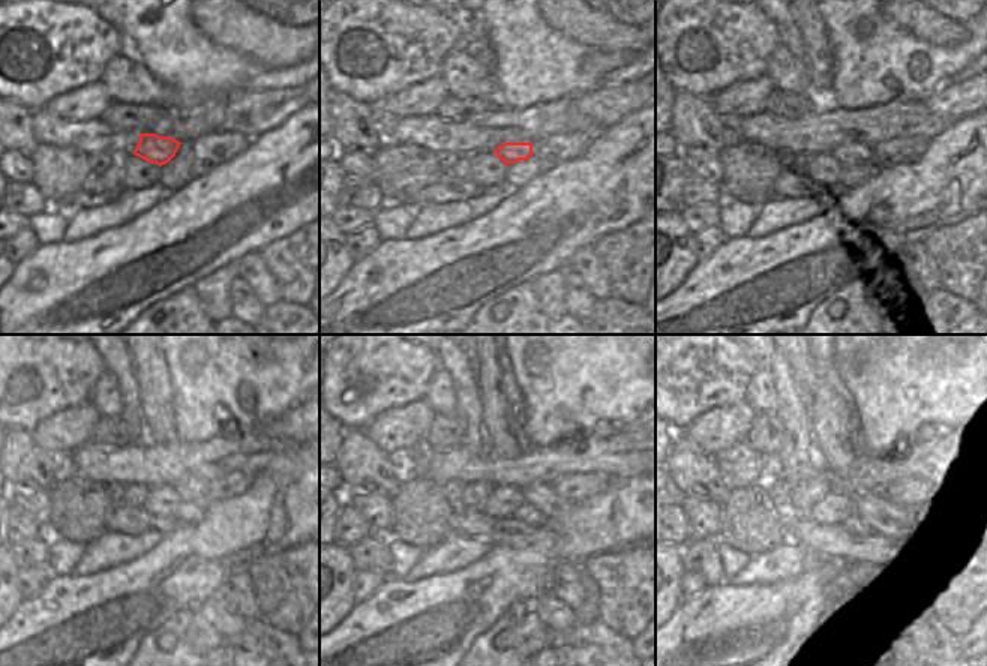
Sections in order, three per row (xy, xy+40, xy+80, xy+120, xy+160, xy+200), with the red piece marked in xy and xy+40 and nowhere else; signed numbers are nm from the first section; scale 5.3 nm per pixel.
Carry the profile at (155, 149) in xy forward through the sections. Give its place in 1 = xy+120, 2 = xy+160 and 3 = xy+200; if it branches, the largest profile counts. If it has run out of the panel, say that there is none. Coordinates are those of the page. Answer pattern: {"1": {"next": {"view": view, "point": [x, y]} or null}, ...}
{"1": {"next": {"view": "xy+120", "point": [197, 492]}}, "2": {"next": {"view": "xy+160", "point": [543, 497]}}, "3": {"next": {"view": "xy+200", "point": [882, 498]}}}

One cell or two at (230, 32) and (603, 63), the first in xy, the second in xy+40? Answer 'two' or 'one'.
two

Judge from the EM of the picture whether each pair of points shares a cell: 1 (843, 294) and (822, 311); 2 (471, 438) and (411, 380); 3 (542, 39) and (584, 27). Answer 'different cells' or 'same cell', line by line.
1: same cell
2: different cells
3: different cells

